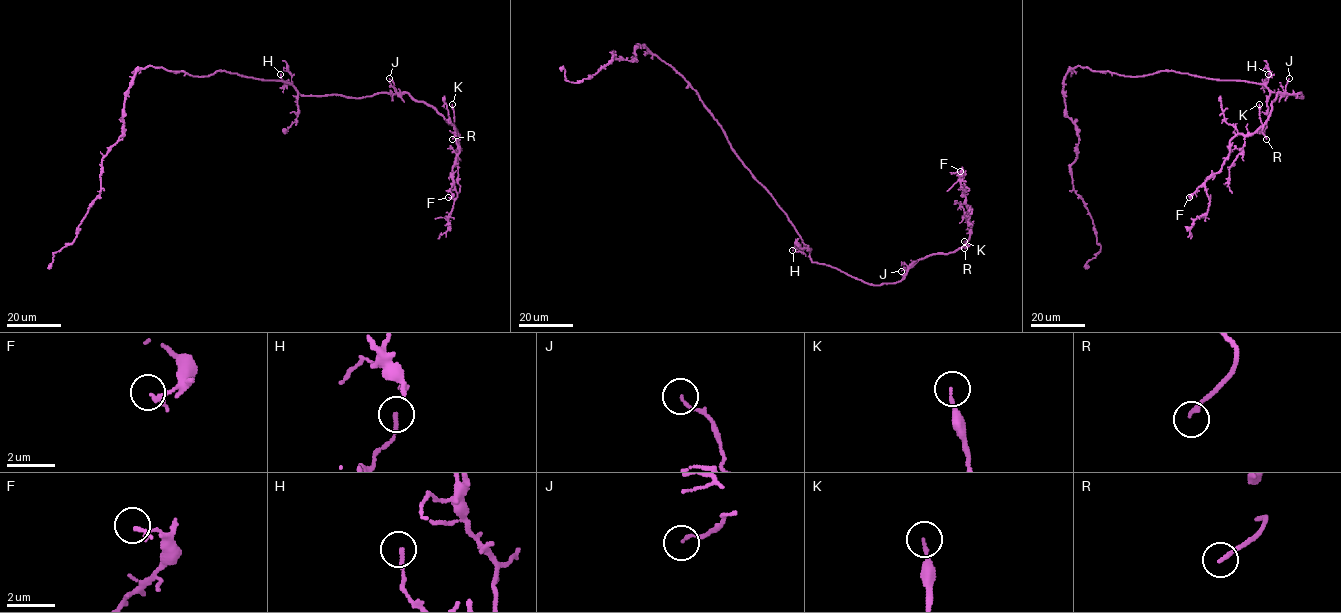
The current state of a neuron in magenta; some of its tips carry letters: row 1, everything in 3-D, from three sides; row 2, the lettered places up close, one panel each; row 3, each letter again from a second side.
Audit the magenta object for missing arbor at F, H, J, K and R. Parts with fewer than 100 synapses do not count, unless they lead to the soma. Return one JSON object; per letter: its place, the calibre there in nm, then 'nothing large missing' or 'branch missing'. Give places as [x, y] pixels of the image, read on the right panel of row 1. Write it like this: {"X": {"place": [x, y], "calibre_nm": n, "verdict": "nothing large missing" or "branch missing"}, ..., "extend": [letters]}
{"F": {"place": [1189, 197], "calibre_nm": 220, "verdict": "nothing large missing"}, "H": {"place": [1268, 74], "calibre_nm": 150, "verdict": "nothing large missing"}, "J": {"place": [1289, 78], "calibre_nm": 120, "verdict": "nothing large missing"}, "K": {"place": [1259, 104], "calibre_nm": 120, "verdict": "nothing large missing"}, "R": {"place": [1266, 139], "calibre_nm": 150, "verdict": "branch missing"}, "extend": ["R"]}

